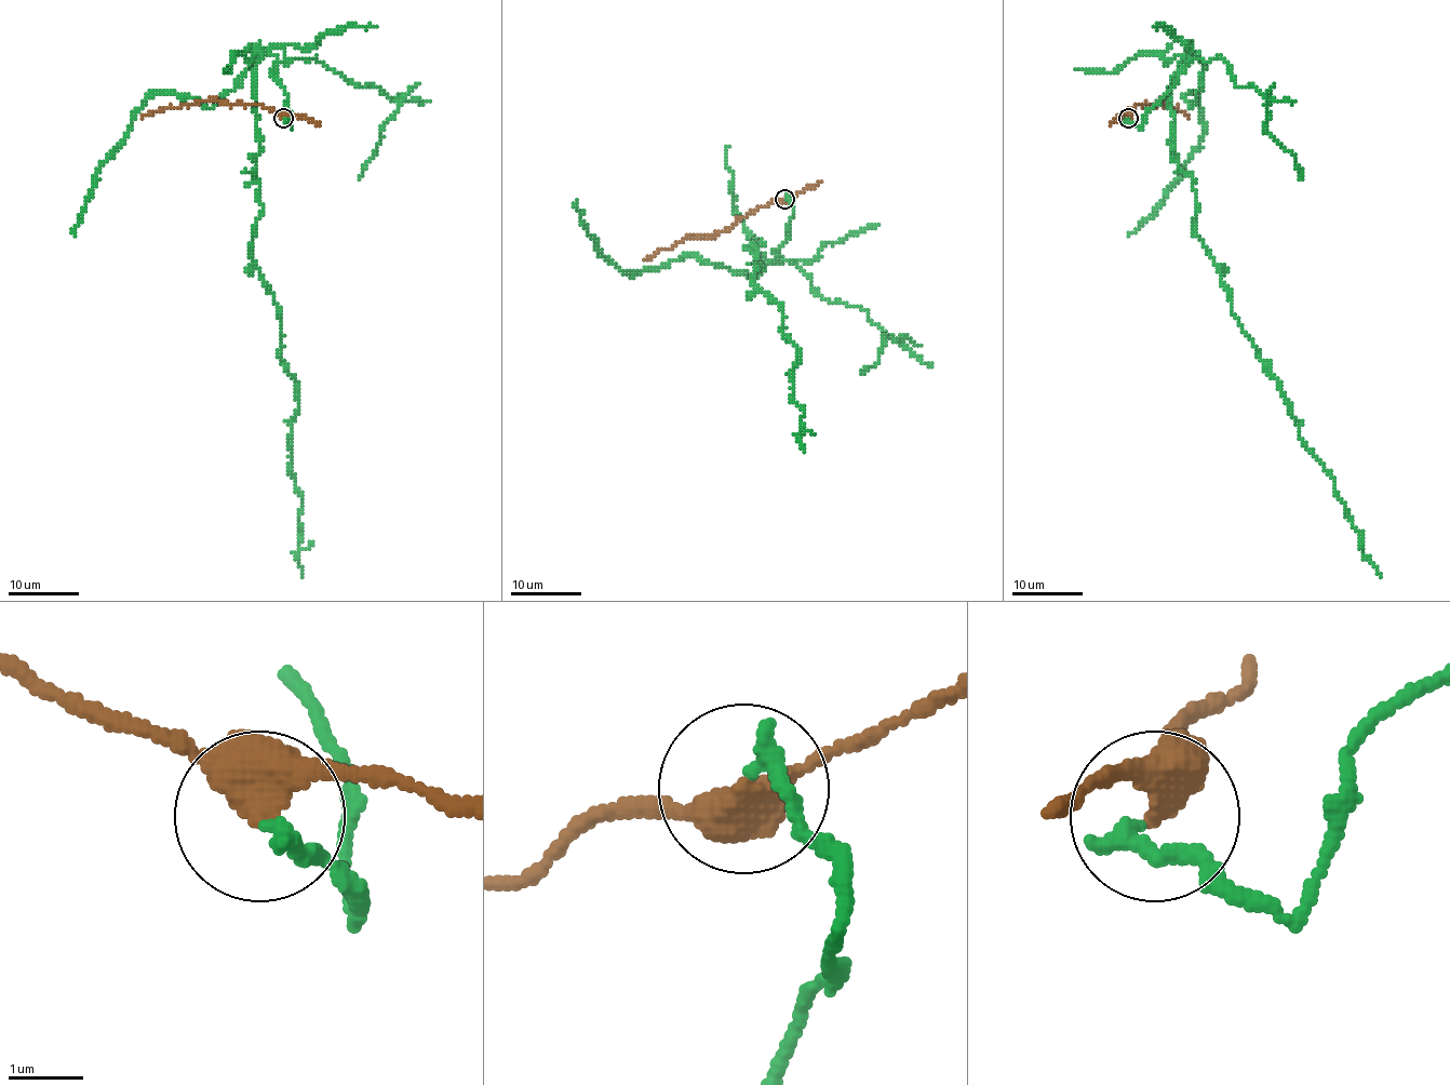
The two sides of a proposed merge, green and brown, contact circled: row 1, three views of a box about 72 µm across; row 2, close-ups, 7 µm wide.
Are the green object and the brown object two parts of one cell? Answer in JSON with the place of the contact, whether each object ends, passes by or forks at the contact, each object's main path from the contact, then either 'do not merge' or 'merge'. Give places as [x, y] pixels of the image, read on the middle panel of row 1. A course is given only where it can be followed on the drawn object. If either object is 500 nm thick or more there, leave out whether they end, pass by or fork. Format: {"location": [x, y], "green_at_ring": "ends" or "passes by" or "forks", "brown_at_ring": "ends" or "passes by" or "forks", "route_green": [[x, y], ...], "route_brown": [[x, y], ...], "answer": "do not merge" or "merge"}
{"location": [784, 199], "green_at_ring": "ends", "brown_at_ring": "forks", "route_green": [[784, 199], [789, 238], [767, 260], [755, 241], [751, 282], [801, 357], [805, 451]], "route_brown": [[784, 199], [755, 209], [714, 236], [685, 238], [645, 259]], "answer": "do not merge"}

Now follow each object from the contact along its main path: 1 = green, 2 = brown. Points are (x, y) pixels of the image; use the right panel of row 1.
1: (1127, 119), (1141, 124), (1190, 52), (1168, 105), (1170, 148), (1198, 206), (1195, 235), (1380, 576)
2: (1127, 118), (1138, 104), (1155, 105), (1165, 99), (1166, 105), (1177, 107), (1187, 118)

